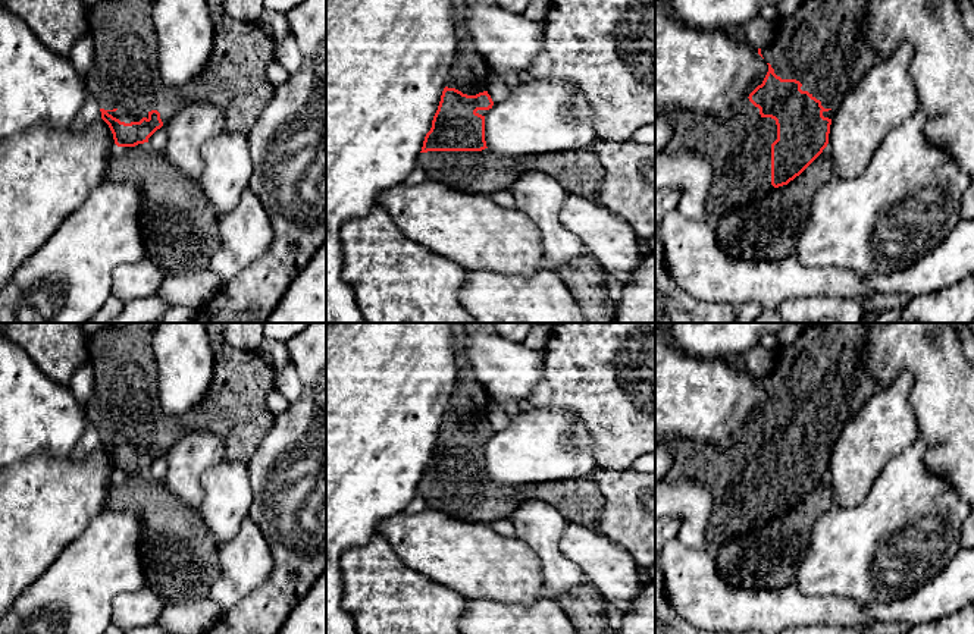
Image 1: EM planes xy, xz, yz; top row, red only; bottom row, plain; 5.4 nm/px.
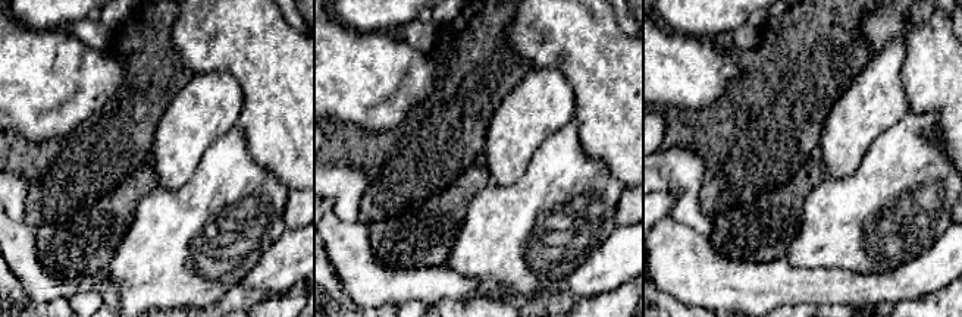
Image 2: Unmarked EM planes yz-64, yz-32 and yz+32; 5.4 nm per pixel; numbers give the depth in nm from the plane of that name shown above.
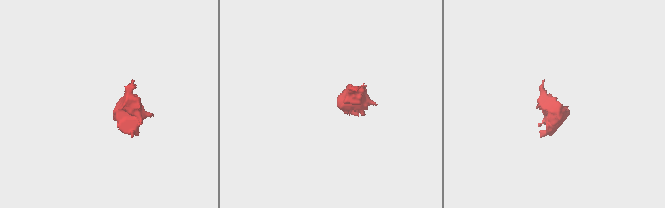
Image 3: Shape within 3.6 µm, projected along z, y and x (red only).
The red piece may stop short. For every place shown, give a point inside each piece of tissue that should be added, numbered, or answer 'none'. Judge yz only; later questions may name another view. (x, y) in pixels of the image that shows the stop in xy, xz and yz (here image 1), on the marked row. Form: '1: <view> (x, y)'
1: yz (757, 222)

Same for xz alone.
1: xz (469, 74)

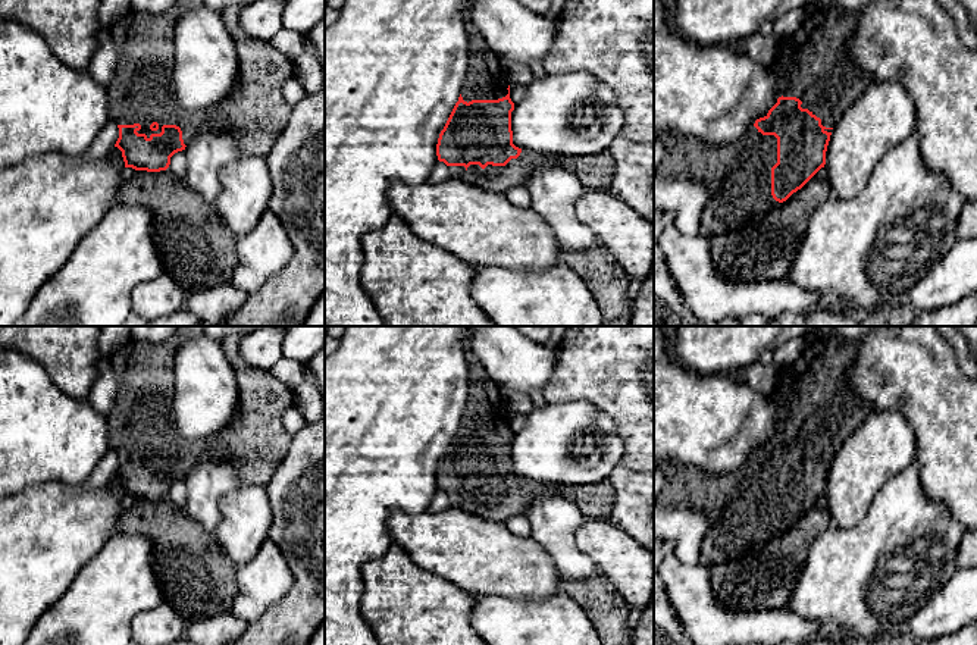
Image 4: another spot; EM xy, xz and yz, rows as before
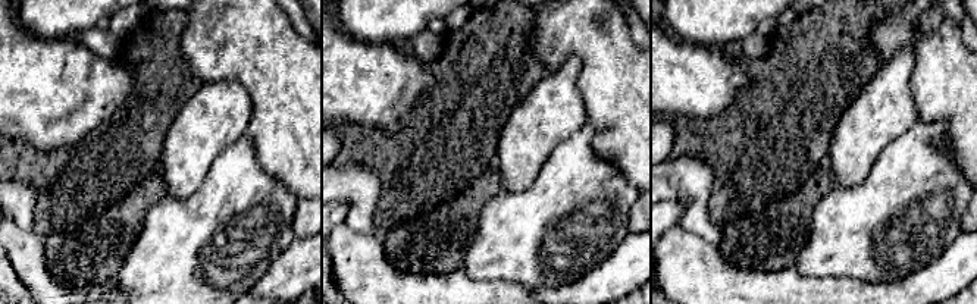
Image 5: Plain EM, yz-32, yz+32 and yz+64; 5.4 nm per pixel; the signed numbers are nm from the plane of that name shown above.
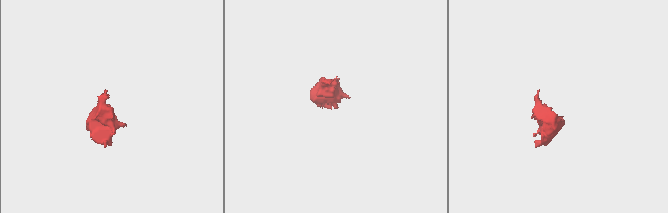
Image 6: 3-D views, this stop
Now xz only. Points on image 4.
1: xz (487, 80)

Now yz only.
1: yz (752, 238)

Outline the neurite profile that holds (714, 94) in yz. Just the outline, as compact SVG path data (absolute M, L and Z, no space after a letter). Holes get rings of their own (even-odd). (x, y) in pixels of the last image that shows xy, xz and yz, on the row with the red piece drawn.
M654 0L654 137L666 138L670 143L680 137L695 138L704 147L718 147L740 140L754 128L757 119L767 116L768 110L777 103L786 90L785 81L770 73L770 66L754 62L746 53L739 53L730 46L699 46L682 37L673 26L671 16L663 0Z

